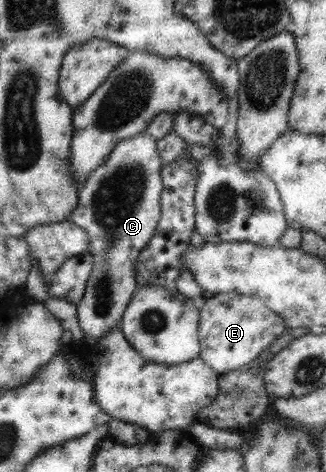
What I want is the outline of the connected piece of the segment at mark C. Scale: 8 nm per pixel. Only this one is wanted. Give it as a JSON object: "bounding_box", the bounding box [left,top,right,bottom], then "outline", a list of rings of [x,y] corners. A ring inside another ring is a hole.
{"bounding_box":[68,132,163,359],"outline":[[[141,132],[121,140],[107,156],[107,159],[104,159],[95,171],[81,181],[78,189],[78,200],[68,221],[84,229],[90,239],[88,252],[92,255],[91,271],[87,279],[85,294],[76,305],[76,309],[79,325],[85,335],[85,348],[91,359],[97,342],[120,323],[129,301],[137,291],[135,262],[142,249],[153,237],[161,217],[160,193],[163,189],[161,170],[161,158],[156,146],[156,139],[146,132]]]}

